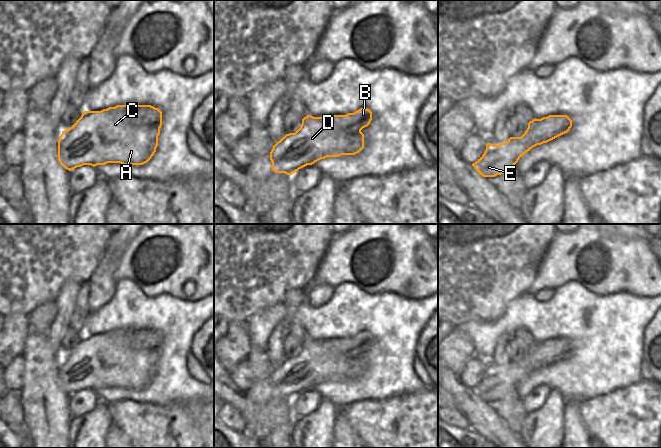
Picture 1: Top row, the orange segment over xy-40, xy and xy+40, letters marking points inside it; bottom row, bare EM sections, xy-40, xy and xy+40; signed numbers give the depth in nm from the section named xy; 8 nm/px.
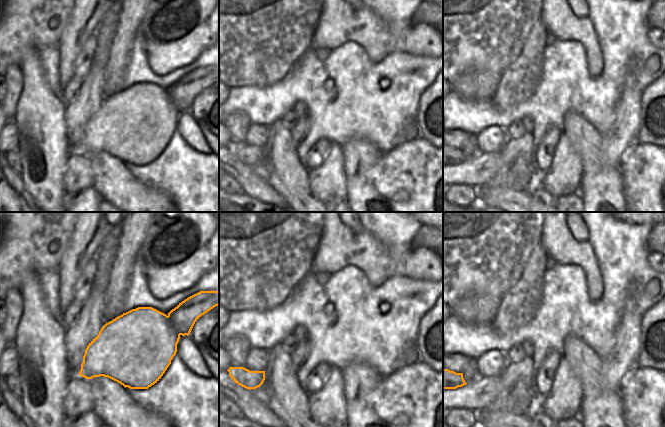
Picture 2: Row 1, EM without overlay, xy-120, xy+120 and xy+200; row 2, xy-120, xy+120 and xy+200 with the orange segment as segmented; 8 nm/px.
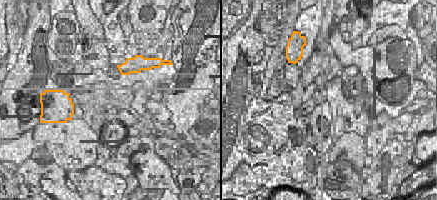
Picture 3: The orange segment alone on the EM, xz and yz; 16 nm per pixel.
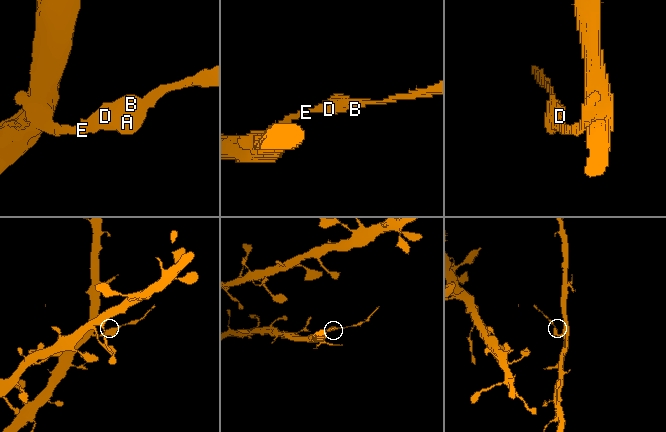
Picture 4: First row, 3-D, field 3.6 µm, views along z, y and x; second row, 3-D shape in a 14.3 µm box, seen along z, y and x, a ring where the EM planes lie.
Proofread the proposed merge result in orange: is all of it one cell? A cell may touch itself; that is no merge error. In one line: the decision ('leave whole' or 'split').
split

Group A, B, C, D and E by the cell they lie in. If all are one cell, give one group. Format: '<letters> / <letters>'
A C D E / B

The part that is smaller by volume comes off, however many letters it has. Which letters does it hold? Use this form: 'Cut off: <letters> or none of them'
Cut off: B

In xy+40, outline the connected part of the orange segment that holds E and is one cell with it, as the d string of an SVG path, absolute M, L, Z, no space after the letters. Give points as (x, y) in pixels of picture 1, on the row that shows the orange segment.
M560 115L535 118L528 123L521 137L510 137L499 145L487 143L484 154L472 166L483 177L501 175L533 147L547 143L569 130L564 128L564 120Z

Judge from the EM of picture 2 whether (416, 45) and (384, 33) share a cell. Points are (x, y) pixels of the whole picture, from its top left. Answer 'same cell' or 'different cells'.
same cell

